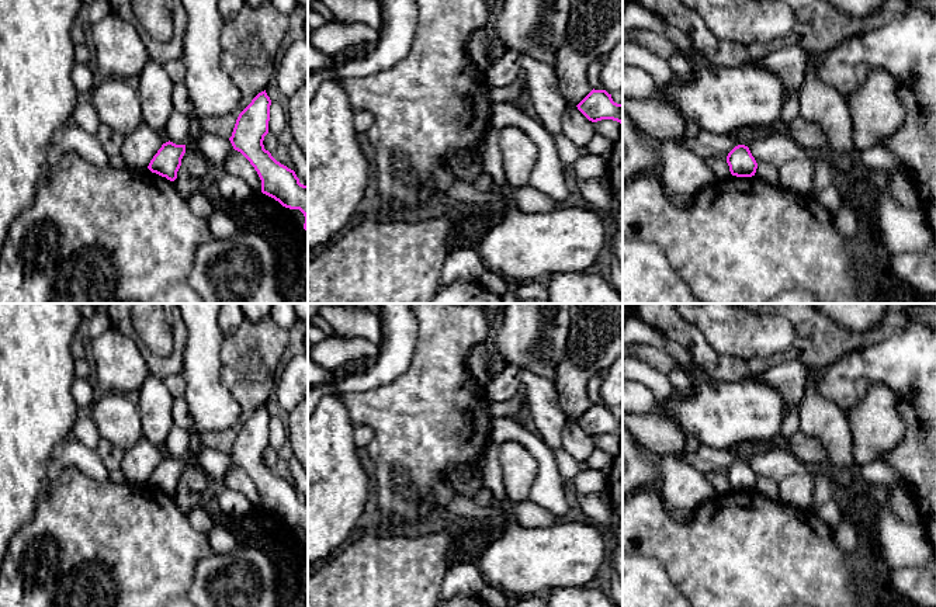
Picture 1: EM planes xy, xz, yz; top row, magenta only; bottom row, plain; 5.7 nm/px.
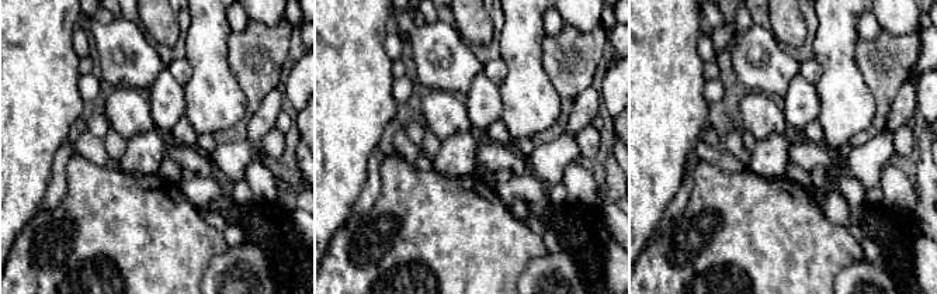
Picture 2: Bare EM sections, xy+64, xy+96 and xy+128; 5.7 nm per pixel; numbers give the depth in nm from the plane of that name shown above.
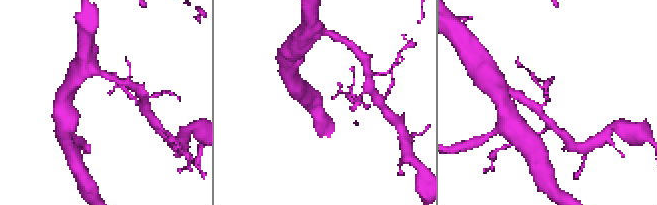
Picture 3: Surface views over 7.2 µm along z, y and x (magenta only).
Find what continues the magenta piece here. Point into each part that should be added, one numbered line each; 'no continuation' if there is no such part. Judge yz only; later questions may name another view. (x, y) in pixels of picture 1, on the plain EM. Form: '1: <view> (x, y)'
no continuation

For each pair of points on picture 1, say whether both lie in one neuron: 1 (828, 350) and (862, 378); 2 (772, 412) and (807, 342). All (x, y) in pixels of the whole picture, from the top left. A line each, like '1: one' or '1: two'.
1: two
2: two

